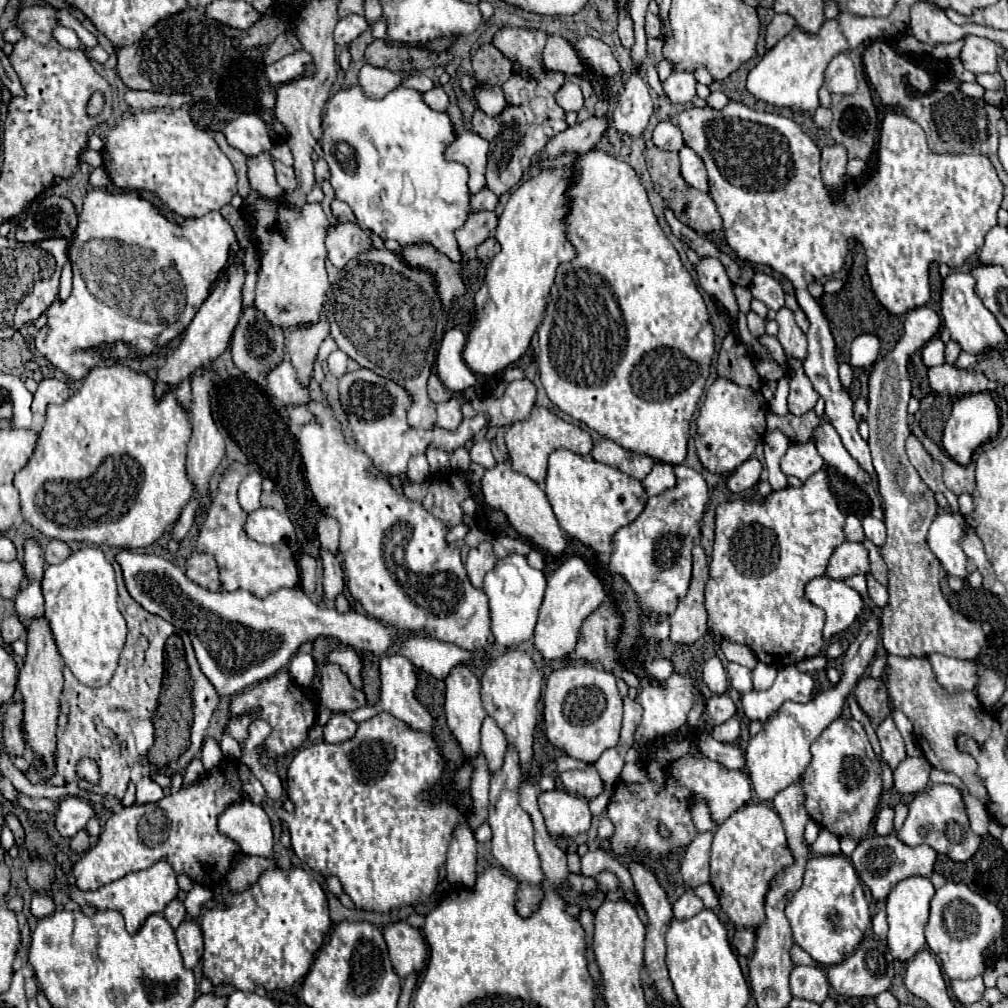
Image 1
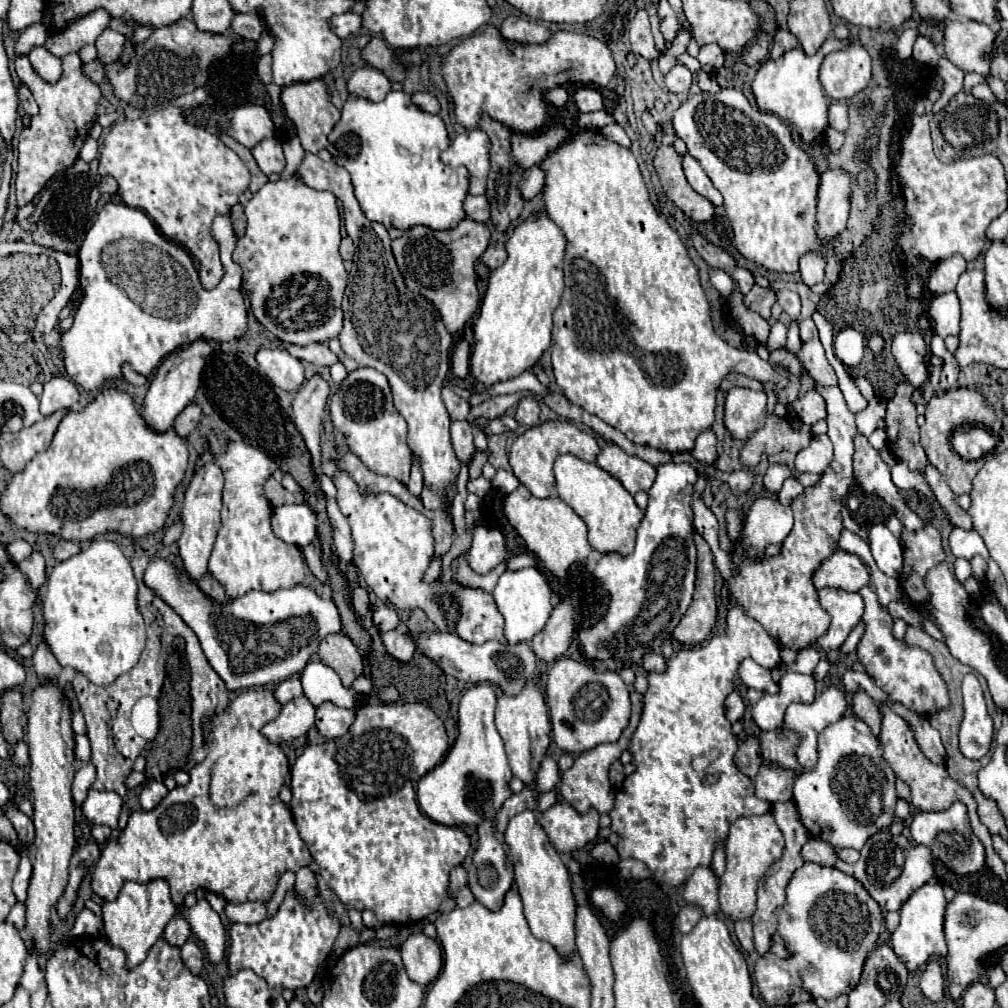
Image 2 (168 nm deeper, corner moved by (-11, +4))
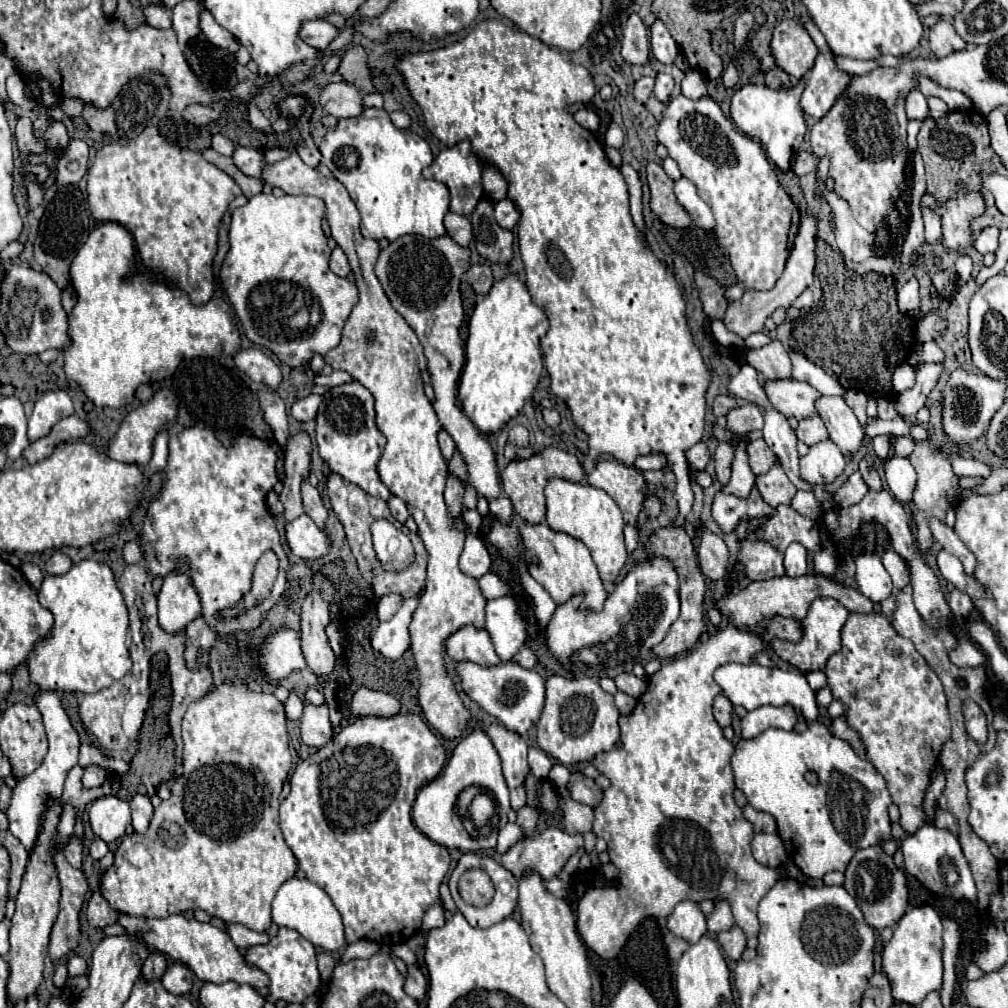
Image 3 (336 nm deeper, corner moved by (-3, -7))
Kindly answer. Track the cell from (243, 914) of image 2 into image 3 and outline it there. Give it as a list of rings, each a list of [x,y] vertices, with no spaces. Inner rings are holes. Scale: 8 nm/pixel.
[[[228,925],[228,935],[232,937],[234,945],[240,947],[240,951],[246,951],[246,947],[254,947],[254,945],[264,945],[268,943],[268,935],[266,933],[256,933],[246,929],[244,925]]]

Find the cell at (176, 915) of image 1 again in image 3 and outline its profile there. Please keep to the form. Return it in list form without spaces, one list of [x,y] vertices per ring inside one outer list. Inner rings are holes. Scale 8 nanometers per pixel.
[[[152,953],[144,965],[142,965],[142,973],[140,973],[140,979],[142,981],[160,981],[162,975],[166,971],[166,959],[162,953]]]

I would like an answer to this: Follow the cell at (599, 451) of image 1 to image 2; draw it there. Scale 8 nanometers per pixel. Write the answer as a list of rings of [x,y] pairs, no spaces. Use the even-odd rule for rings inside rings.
[[[606,444],[600,450],[596,464],[606,472],[610,472],[614,478],[618,478],[630,494],[636,494],[640,490],[650,490],[656,478],[656,468],[652,464],[626,454],[616,444]]]

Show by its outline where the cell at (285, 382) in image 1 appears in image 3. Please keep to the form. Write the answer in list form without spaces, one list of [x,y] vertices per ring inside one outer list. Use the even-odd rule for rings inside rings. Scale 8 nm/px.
[[[258,347],[240,349],[234,355],[234,363],[244,375],[248,375],[252,381],[256,381],[256,383],[260,383],[260,385],[264,385],[268,389],[276,389],[280,385],[280,381],[282,381],[280,367],[272,361],[272,357],[268,357]]]

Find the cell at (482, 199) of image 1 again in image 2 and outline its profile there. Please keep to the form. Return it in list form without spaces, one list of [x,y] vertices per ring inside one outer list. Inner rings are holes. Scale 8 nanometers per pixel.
[[[484,194],[482,196],[468,196],[464,200],[464,210],[466,210],[468,218],[490,224],[490,200],[488,200],[488,196],[484,196]]]

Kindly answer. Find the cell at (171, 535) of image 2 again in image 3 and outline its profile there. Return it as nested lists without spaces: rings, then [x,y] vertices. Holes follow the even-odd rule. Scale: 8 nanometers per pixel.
[[[128,541],[124,543],[124,549],[122,549],[122,557],[126,563],[138,563],[142,559],[142,553],[140,553],[140,547],[136,541]]]

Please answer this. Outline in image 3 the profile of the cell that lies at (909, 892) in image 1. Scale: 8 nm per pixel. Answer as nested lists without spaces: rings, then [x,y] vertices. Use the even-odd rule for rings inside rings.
[[[914,907],[894,927],[894,937],[882,953],[882,970],[886,973],[894,1001],[918,1007],[924,997],[942,987],[942,921],[930,907]]]

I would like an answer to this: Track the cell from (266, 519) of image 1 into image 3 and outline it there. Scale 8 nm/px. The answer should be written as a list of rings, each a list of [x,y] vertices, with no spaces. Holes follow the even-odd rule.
[[[300,515],[286,525],[286,541],[292,555],[308,561],[320,559],[332,549],[326,529],[320,529],[308,515]]]

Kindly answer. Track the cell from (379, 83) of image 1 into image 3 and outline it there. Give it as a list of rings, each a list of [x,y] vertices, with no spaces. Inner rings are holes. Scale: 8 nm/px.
[[[346,81],[328,83],[326,87],[322,87],[318,105],[336,119],[358,117],[364,111],[362,95],[356,91],[354,85],[348,85]]]

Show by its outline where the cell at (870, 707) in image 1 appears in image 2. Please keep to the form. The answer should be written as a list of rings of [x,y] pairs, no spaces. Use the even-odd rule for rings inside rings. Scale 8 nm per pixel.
[[[860,690],[860,692],[854,694],[852,710],[854,710],[854,714],[856,714],[862,722],[866,722],[866,724],[872,728],[872,732],[874,732],[876,736],[880,734],[880,724],[882,724],[880,706],[878,706],[878,702],[876,702],[868,692]]]

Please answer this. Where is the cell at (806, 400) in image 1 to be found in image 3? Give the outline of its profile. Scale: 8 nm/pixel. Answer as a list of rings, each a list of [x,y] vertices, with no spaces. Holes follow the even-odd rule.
[[[810,417],[810,419],[800,421],[796,435],[798,435],[798,441],[806,443],[808,447],[812,447],[812,445],[816,445],[816,443],[828,439],[828,433],[826,433],[826,427],[824,427],[824,421],[822,421],[820,417]]]

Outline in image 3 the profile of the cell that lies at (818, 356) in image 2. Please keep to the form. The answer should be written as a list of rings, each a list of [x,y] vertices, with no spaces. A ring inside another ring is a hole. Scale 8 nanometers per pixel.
[[[820,397],[816,409],[826,423],[830,439],[840,447],[842,455],[854,455],[862,447],[864,429],[842,397]]]

